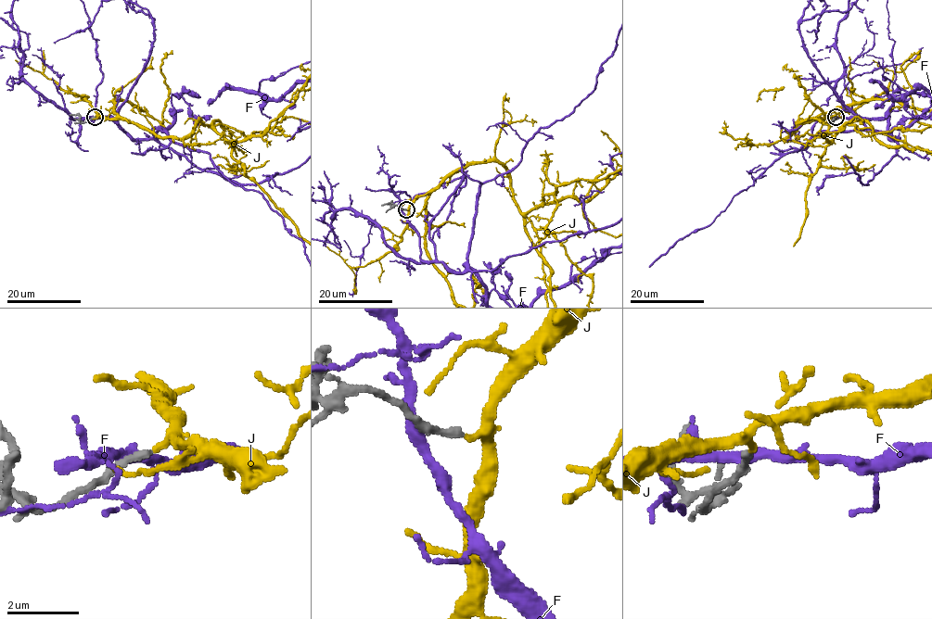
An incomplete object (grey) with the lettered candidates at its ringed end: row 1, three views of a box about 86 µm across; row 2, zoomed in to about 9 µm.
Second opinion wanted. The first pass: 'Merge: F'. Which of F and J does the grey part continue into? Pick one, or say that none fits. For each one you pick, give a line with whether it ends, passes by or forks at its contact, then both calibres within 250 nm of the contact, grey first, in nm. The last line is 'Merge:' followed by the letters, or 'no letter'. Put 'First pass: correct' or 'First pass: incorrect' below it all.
J: it passes by | 200/220 nm
Merge: J
First pass: incorrect

